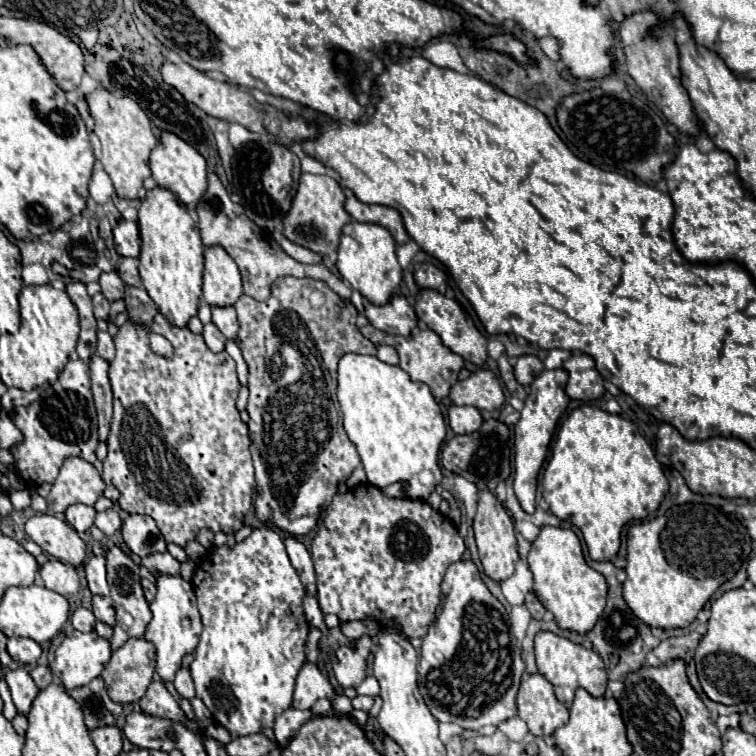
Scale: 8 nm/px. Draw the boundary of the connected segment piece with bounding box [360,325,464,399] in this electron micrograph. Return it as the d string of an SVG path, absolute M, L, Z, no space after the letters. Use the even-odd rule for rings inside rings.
M366 325L366 327L362 327L360 331L362 331L362 335L364 335L366 339L370 339L370 341L372 341L374 345L378 345L378 347L380 347L380 345L390 345L390 347L394 347L394 349L398 351L398 357L400 357L400 367L410 375L412 381L422 381L422 383L426 383L436 399L442 399L442 397L448 395L452 383L458 381L460 369L464 367L464 359L462 359L460 355L448 351L448 349L442 345L440 337L438 337L434 331L430 331L430 329L416 327L410 337L390 335L390 333L384 333L384 331L380 331L380 329L372 327L372 325Z

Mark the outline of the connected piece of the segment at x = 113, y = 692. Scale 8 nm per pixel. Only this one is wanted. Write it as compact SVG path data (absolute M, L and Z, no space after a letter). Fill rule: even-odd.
M144 637L128 639L120 649L112 651L112 659L102 671L108 695L116 703L138 701L156 669L156 649Z

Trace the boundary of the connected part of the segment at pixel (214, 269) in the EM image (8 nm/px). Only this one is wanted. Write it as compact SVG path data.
M224 247L204 249L204 299L210 305L234 305L242 295L240 271Z

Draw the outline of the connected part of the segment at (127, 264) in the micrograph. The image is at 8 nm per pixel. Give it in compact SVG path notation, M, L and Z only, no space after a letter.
M122 259L120 265L118 265L118 275L122 277L122 281L126 285L132 285L132 287L142 287L142 279L140 279L140 273L138 273L138 259Z

